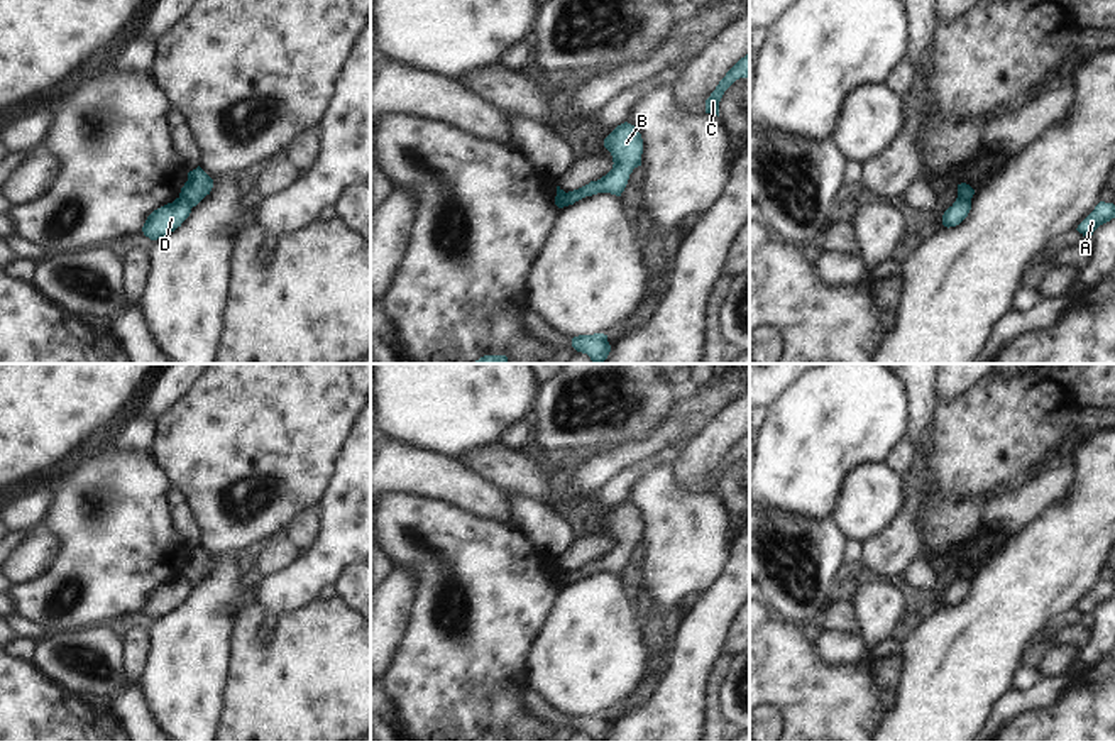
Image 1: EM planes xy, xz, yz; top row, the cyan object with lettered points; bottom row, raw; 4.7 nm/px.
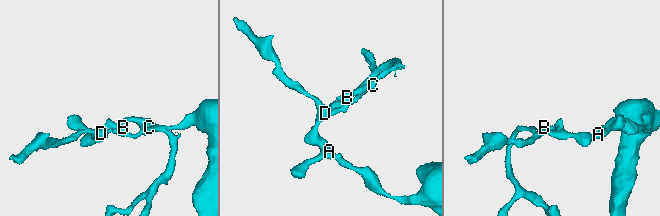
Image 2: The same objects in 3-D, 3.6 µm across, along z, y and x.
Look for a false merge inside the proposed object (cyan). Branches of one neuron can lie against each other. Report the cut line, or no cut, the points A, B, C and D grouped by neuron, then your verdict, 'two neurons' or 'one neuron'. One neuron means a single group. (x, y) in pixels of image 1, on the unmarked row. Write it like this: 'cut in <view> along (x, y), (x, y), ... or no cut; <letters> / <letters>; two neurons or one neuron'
cut in xy along (180, 574), (192, 586); A D / B C; two neurons

